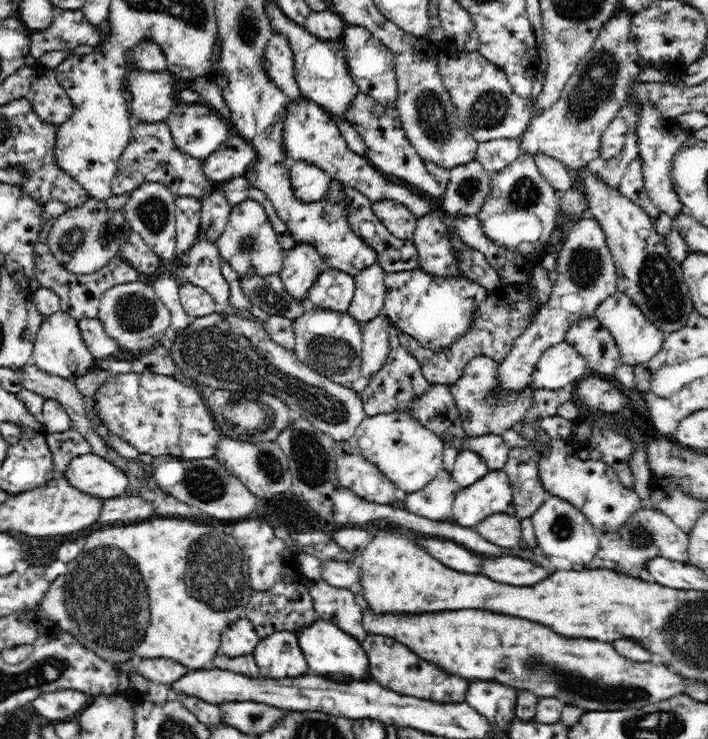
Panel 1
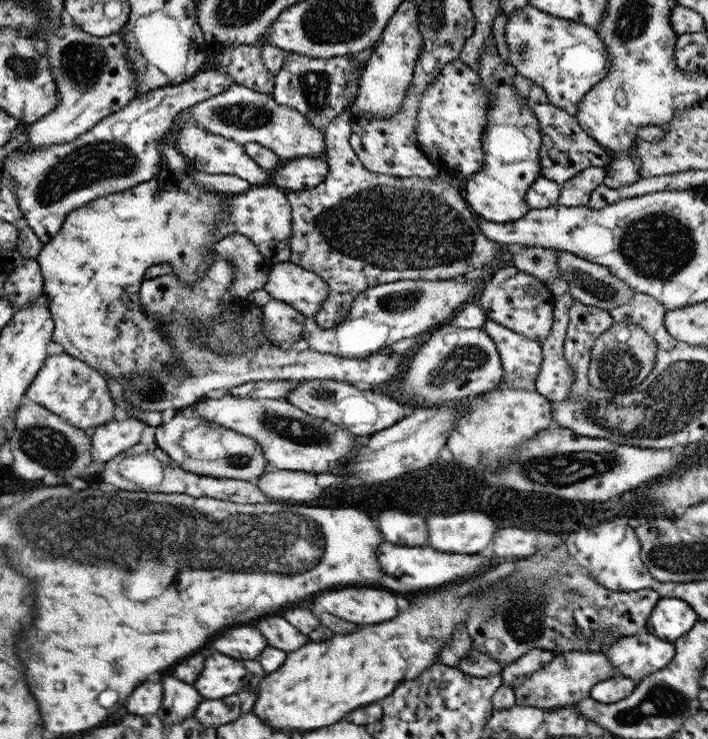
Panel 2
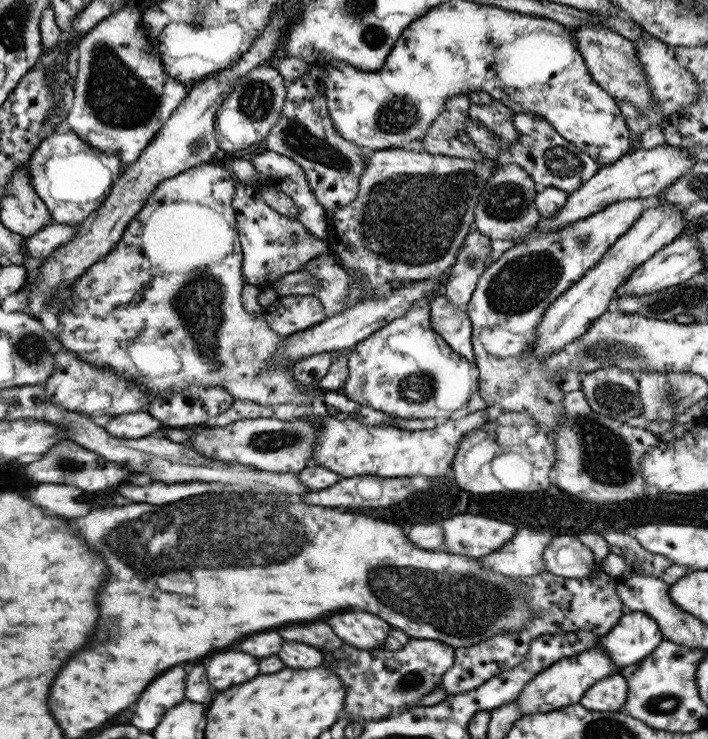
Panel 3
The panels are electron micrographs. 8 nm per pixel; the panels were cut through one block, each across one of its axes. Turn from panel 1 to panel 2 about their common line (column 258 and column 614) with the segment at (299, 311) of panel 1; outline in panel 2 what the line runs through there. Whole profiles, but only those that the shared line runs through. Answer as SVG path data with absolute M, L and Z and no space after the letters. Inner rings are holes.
M560 251L557 263L559 273L569 284L572 296L582 304L611 311L617 306L628 304L632 300L634 293L636 293L623 280L615 277L606 266L600 266L570 252Z

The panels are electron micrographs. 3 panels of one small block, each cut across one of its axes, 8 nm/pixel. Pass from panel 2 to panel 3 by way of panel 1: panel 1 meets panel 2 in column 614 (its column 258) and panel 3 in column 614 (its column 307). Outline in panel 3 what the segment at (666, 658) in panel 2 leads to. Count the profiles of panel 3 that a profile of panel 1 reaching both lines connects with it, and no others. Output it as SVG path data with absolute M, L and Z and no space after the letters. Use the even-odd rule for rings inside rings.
M598 640L597 645L588 651L564 658L532 678L528 682L528 686L516 698L516 703L520 705L523 717L578 704L582 695L586 694L586 690L590 686L594 686L596 681L619 673L620 669L615 669L615 663L598 642L600 641Z

